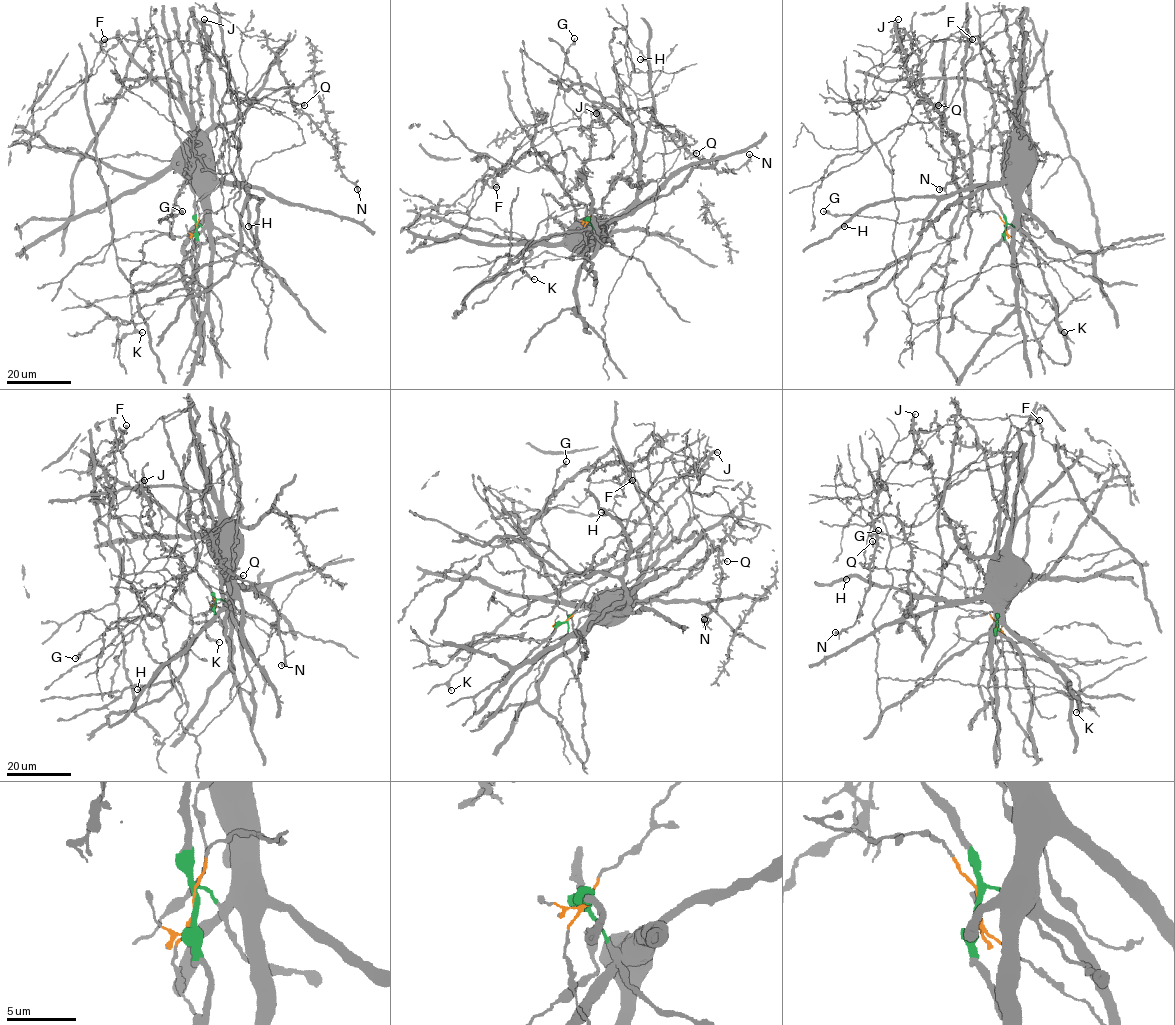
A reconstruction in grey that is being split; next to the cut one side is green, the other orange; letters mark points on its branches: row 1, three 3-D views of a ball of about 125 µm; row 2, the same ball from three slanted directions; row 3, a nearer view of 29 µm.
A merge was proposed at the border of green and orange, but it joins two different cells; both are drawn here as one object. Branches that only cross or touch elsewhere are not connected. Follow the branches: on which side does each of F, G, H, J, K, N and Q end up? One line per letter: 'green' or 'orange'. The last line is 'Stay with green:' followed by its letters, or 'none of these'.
F: orange
G: green
H: green
J: orange
K: green
N: orange
Q: orange
Stay with green: G, H, K

